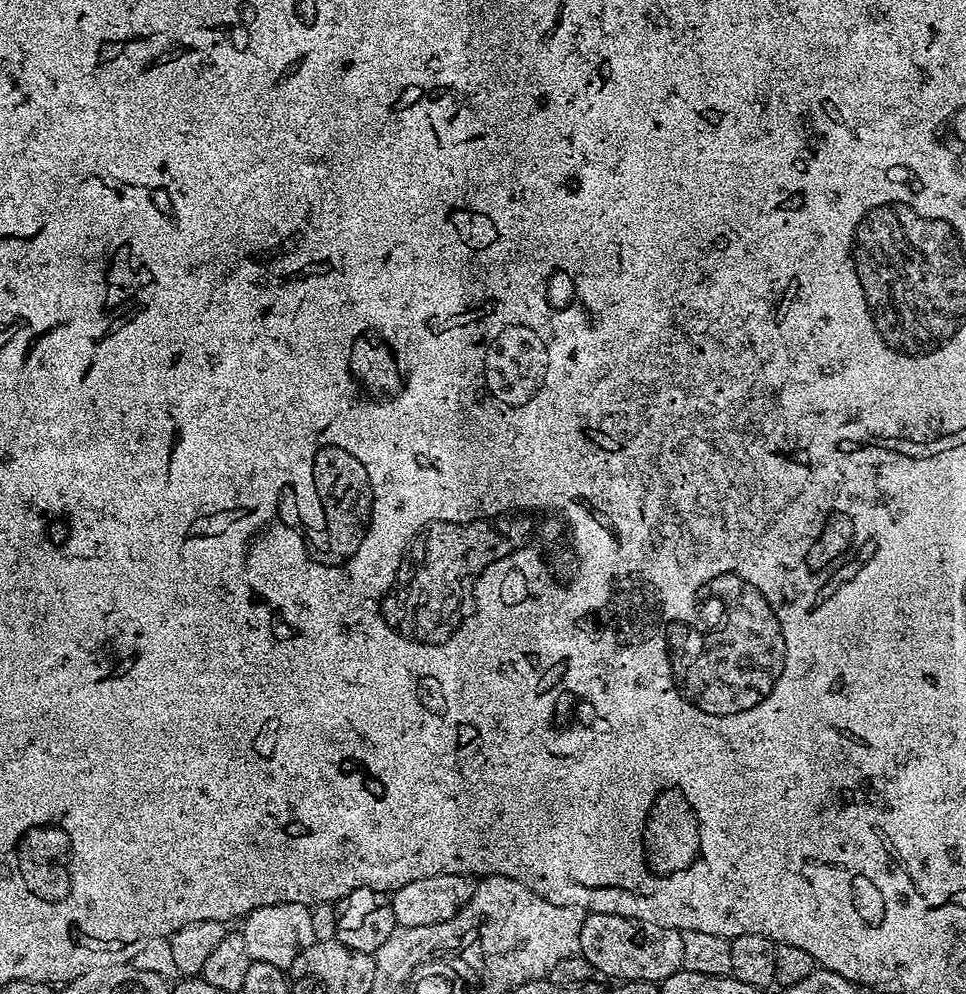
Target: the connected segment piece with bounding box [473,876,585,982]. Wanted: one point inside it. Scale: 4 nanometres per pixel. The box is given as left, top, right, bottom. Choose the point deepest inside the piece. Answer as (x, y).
(535, 935)

